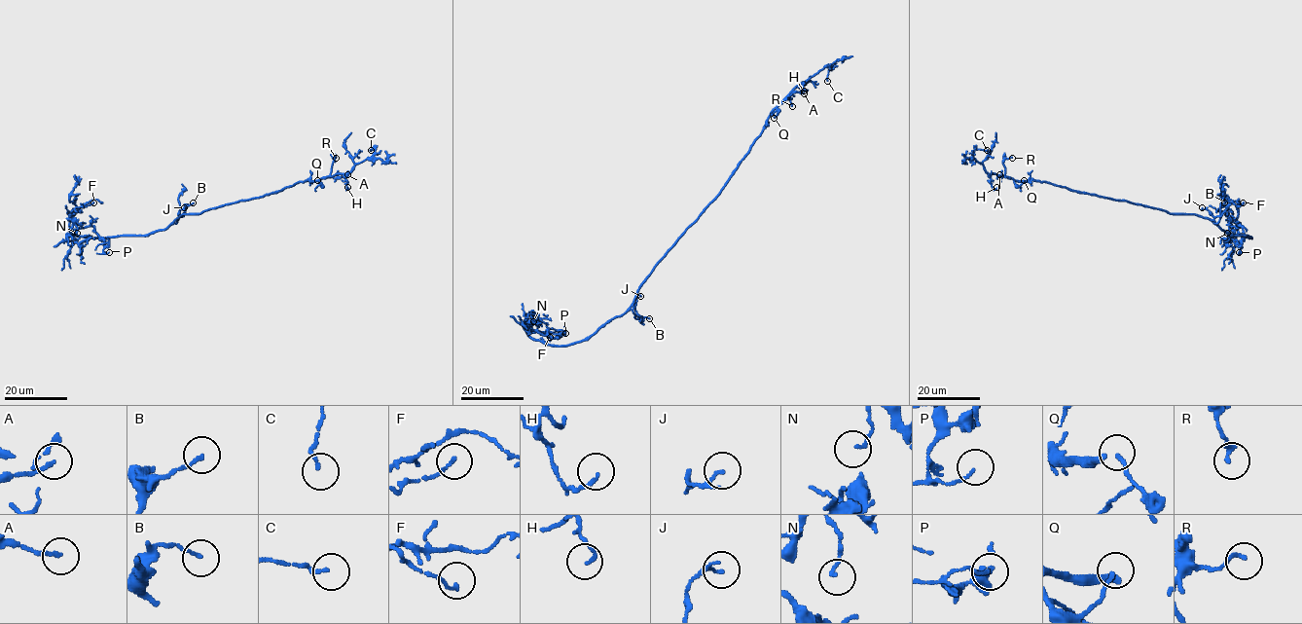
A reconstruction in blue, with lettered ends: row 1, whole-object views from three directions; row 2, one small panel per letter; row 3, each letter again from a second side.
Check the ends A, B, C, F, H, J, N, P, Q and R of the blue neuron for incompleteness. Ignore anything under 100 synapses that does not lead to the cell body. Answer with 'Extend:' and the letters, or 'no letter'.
Extend: no letter

